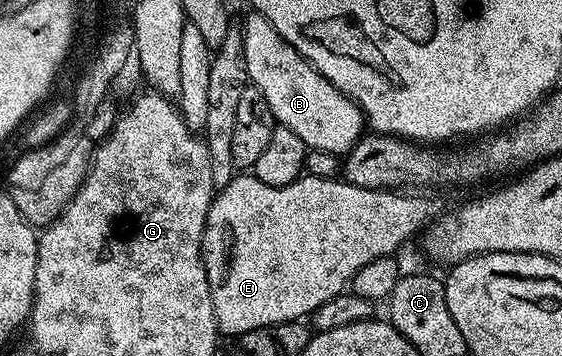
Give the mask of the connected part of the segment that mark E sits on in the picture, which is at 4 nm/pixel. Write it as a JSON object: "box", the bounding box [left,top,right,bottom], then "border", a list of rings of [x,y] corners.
{"box":[202,173,442,337],"border":[[[240,173],[232,178],[229,183],[219,188],[215,192],[210,213],[206,217],[204,226],[204,236],[202,237],[202,257],[204,258],[204,268],[206,277],[210,285],[210,297],[214,305],[214,317],[216,318],[216,329],[221,336],[233,335],[239,337],[250,333],[250,329],[262,329],[266,325],[278,325],[279,323],[294,323],[311,316],[312,312],[318,310],[326,301],[334,297],[345,294],[349,290],[352,278],[370,261],[378,261],[378,257],[387,255],[395,256],[396,250],[403,245],[407,239],[412,239],[421,234],[433,221],[440,218],[442,206],[435,199],[432,193],[412,193],[416,195],[404,195],[403,190],[393,189],[391,191],[379,191],[378,189],[362,189],[358,185],[345,183],[343,178],[333,177],[323,179],[317,175],[305,174],[303,177],[295,179],[290,185],[285,187],[275,187],[266,185],[258,181],[251,173]]]}

